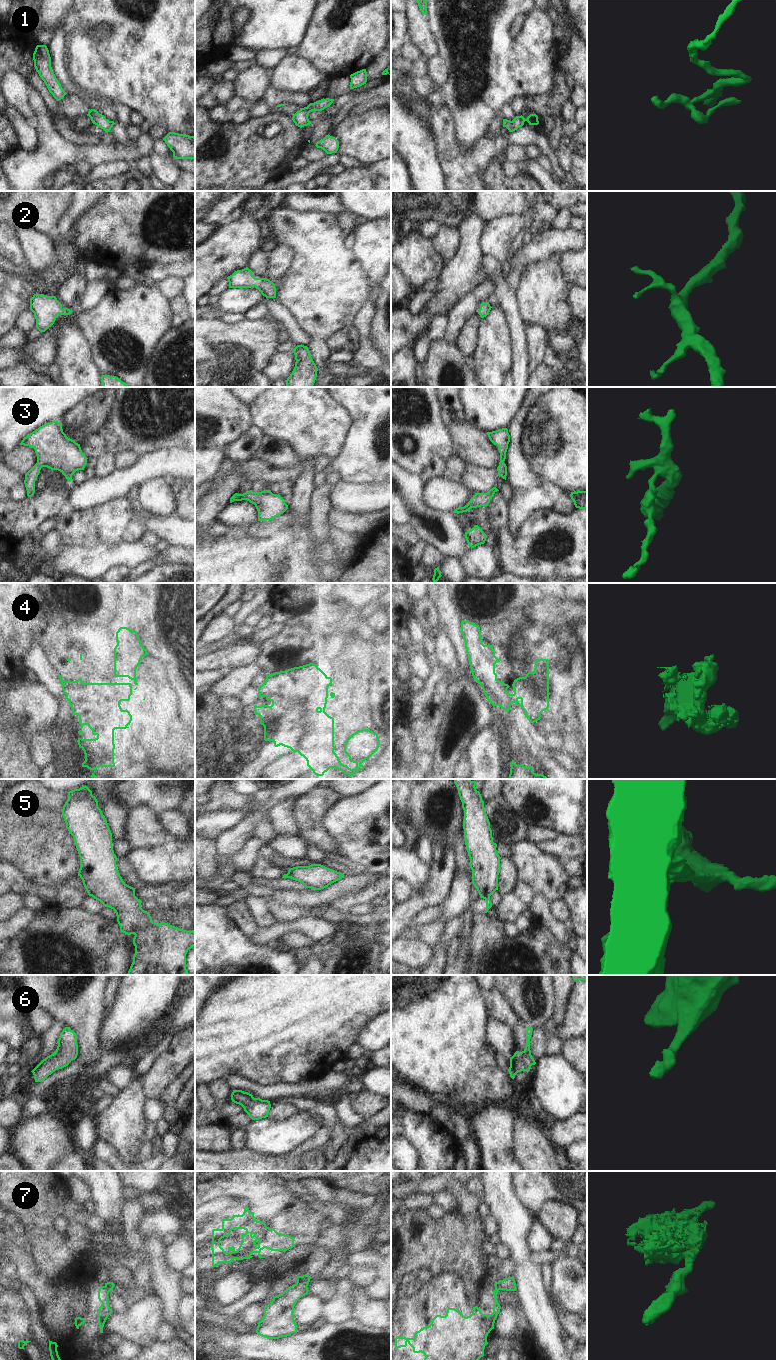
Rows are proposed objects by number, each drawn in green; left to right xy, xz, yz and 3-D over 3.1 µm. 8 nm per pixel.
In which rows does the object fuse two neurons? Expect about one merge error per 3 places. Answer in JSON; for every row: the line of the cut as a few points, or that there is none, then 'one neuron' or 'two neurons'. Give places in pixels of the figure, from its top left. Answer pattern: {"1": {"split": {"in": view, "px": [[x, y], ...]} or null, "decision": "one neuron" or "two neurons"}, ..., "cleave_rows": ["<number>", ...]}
{"1": {"split": null, "decision": "one neuron"}, "2": {"split": null, "decision": "one neuron"}, "3": {"split": null, "decision": "one neuron"}, "4": {"split": null, "decision": "one neuron"}, "5": {"split": {"in": "yz", "px": [[489, 897], [483, 898]]}, "decision": "two neurons"}, "6": {"split": null, "decision": "one neuron"}, "7": {"split": {"in": "xy", "px": [[104, 1286], [109, 1291]]}, "decision": "two neurons"}, "cleave_rows": ["5", "7"]}

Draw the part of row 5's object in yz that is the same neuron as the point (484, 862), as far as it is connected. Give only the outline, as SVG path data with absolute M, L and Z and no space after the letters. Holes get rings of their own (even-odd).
M454 779L458 789L458 794L464 810L464 841L466 850L470 858L470 868L472 870L472 883L477 889L480 898L490 898L498 890L498 875L500 873L500 859L493 842L492 830L488 816L484 810L484 801L479 791L476 790L476 782L470 779Z

